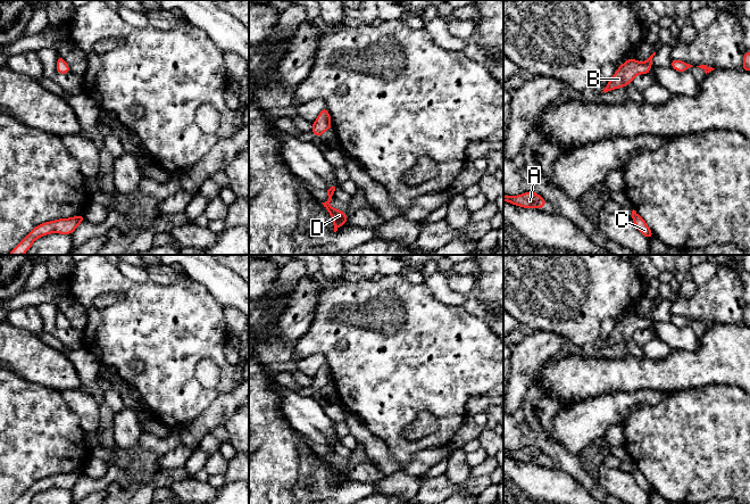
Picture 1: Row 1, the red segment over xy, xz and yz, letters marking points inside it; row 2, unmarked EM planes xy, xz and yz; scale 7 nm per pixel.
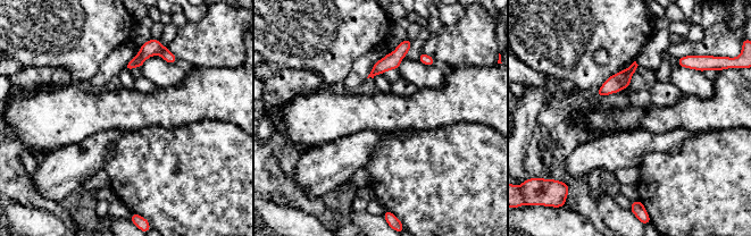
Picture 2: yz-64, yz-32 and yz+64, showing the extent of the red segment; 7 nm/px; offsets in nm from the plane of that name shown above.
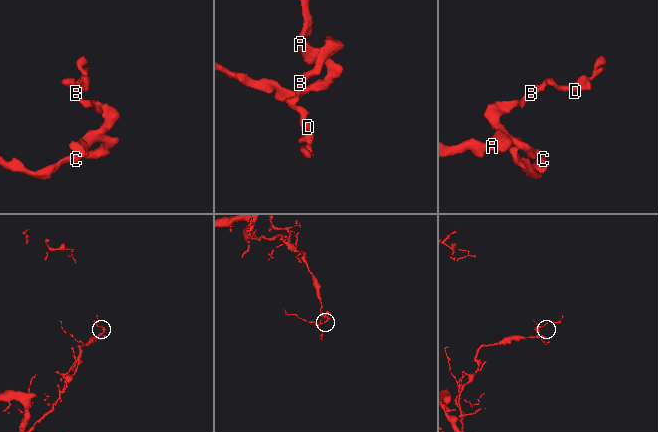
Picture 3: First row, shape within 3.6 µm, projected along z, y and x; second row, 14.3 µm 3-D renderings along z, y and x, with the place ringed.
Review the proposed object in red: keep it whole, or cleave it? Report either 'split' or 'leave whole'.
leave whole

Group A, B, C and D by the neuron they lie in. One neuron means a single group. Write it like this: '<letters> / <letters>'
A B C D

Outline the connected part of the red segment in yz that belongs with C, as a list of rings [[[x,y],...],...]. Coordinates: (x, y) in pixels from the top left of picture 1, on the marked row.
[[[633,209],[632,210],[632,216],[631,218],[633,220],[636,229],[642,233],[645,238],[650,239],[653,237],[652,231],[645,223],[645,221]]]

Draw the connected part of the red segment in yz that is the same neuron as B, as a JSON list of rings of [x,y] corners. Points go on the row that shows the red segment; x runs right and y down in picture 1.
[[[653,52],[644,63],[640,63],[634,58],[628,58],[610,77],[609,83],[602,92],[614,91],[617,88],[625,88],[627,84],[632,83],[636,75],[649,74],[651,72],[650,66],[652,65],[655,55],[656,52]]]

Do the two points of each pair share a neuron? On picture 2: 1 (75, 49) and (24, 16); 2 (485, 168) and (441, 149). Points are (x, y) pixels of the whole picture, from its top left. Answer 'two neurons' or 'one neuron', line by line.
1: one neuron
2: one neuron

